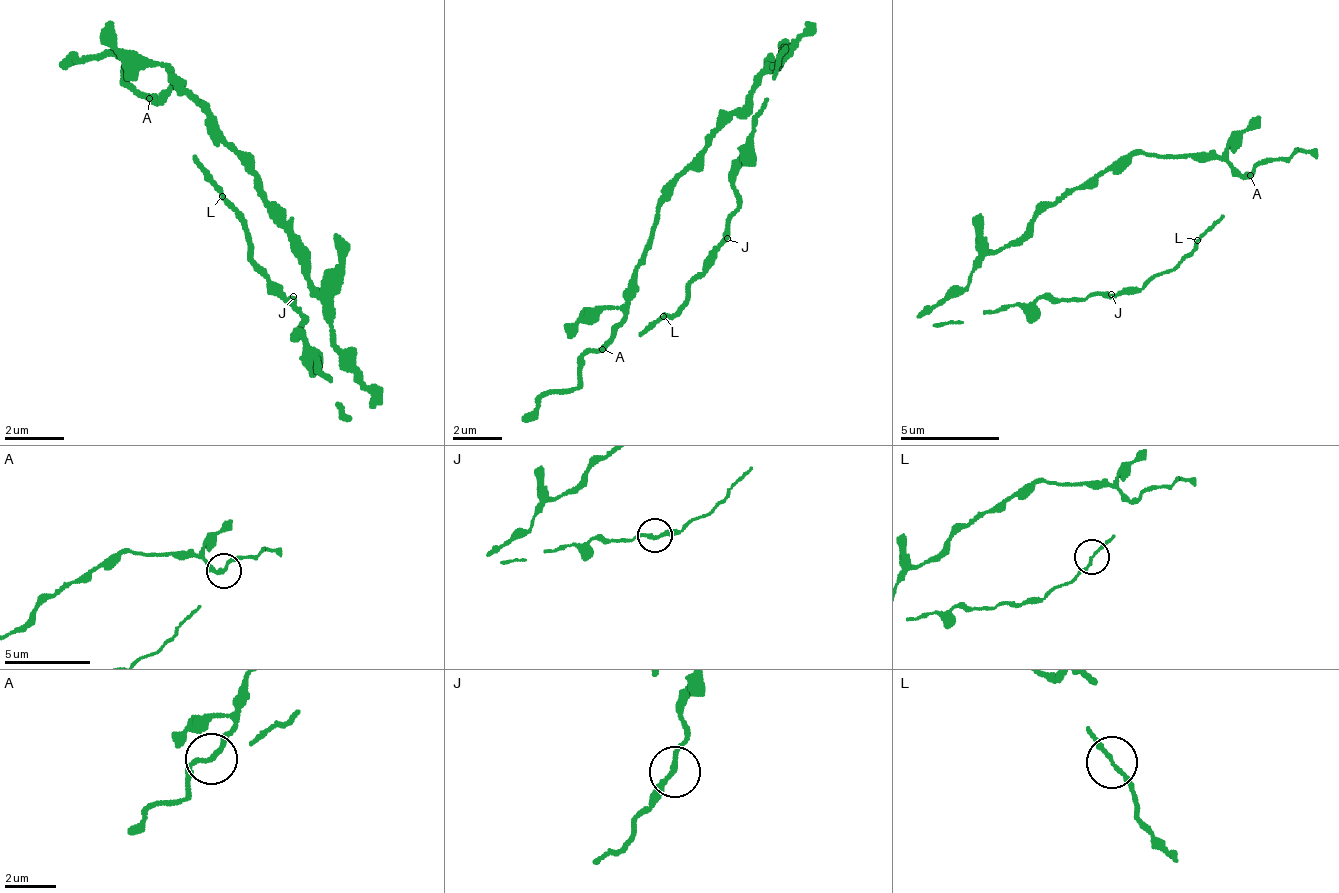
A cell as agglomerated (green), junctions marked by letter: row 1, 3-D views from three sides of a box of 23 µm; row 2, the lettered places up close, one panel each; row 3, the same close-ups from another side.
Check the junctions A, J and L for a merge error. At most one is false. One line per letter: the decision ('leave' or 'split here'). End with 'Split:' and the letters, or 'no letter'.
A: split here
J: leave
L: leave
Split: A

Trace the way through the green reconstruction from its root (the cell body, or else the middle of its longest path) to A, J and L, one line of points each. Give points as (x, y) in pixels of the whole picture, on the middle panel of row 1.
A: (750, 102), (715, 122), (715, 139), (703, 146), (697, 169), (662, 202), (636, 270), (636, 299), (604, 350)
J: (750, 102), (773, 64), (778, 71), (770, 100), (733, 177), (739, 212), (727, 221), (727, 238)
L: (750, 102), (773, 64), (770, 100), (733, 177), (739, 212), (685, 305), (662, 316)

